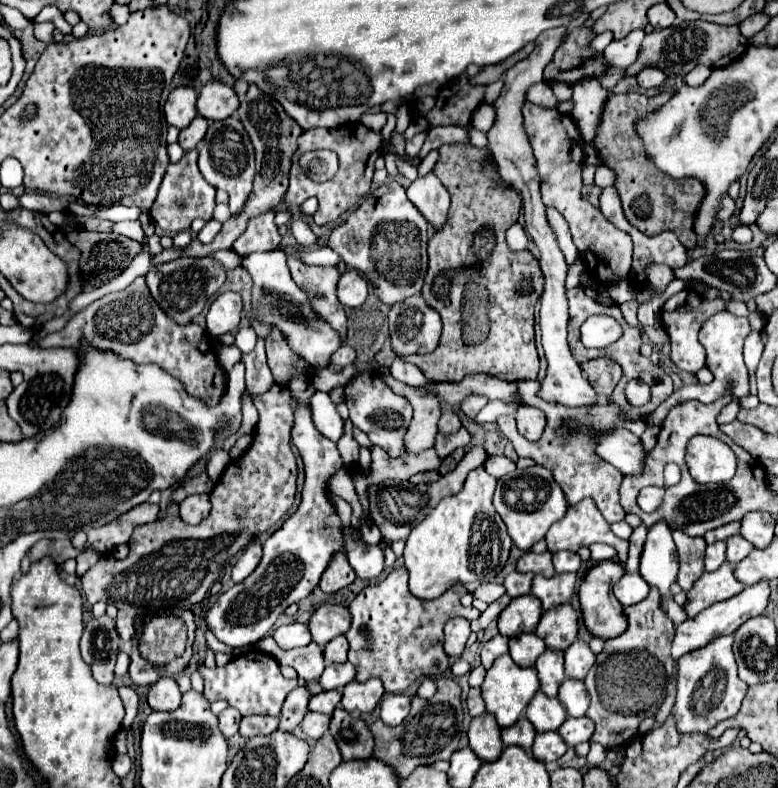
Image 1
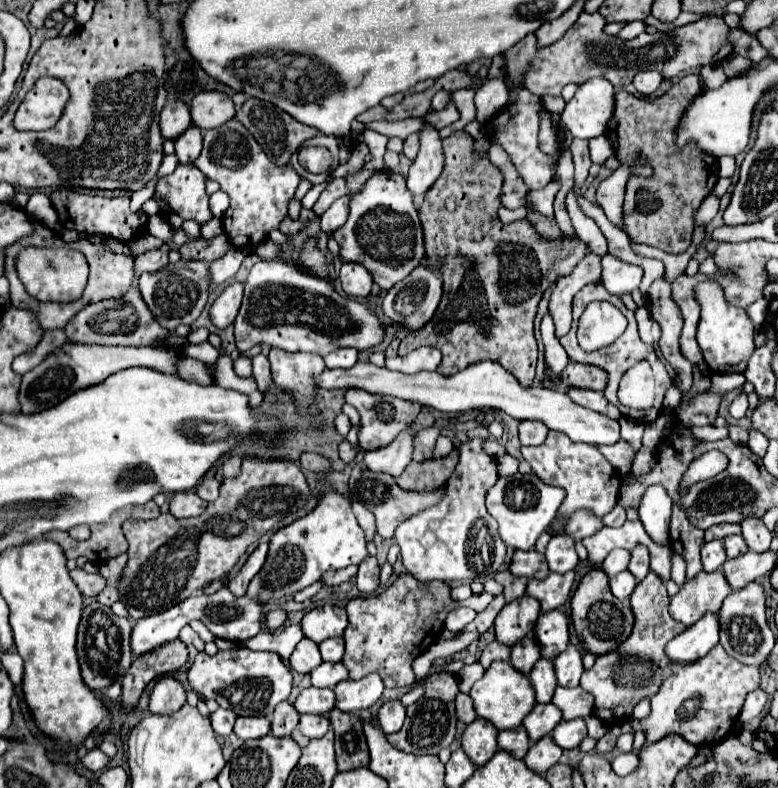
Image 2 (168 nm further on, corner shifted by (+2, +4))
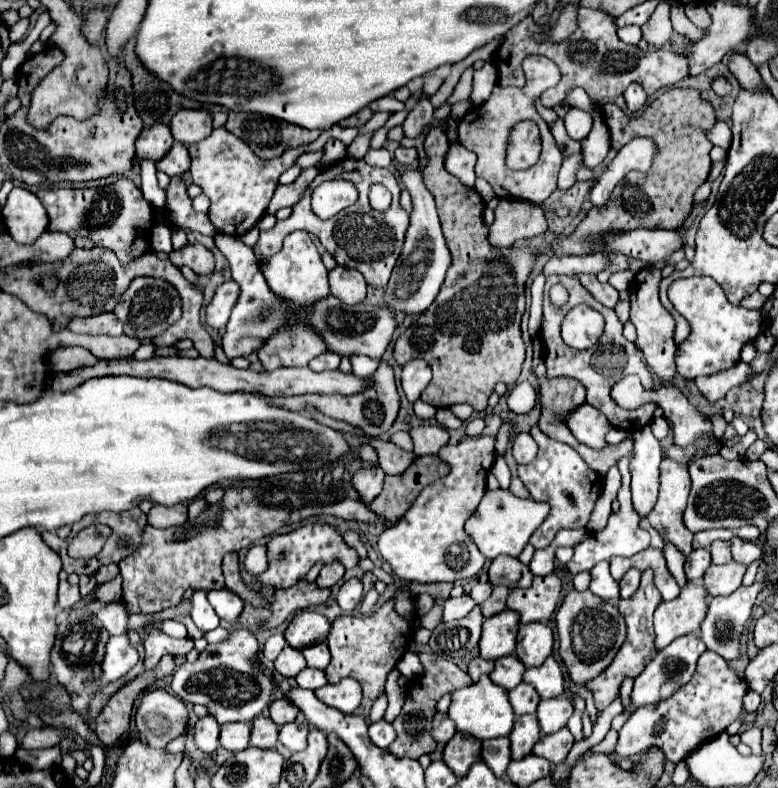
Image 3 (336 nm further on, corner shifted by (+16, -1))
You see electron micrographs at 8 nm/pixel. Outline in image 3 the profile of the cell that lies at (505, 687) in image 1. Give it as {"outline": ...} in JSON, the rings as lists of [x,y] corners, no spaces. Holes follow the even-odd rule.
{"outline":[[[482,676],[476,684],[452,692],[452,704],[448,708],[448,716],[454,720],[458,732],[472,734],[480,740],[508,736],[514,724],[514,712],[508,700],[508,692],[502,686],[496,686],[490,680],[490,676]]]}

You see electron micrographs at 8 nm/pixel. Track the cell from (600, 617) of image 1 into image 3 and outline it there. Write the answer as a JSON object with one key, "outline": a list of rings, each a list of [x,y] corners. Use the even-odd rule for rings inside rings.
{"outline":[[[568,590],[562,606],[556,612],[556,630],[560,636],[560,658],[574,684],[584,684],[588,678],[600,674],[616,656],[626,640],[626,624],[616,606],[598,598],[590,590]]]}

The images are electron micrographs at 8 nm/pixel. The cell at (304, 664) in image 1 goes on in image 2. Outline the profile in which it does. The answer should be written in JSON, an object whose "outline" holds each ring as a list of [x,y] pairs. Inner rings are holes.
{"outline":[[[302,639],[294,653],[290,655],[290,667],[292,671],[296,673],[310,673],[312,669],[316,669],[318,665],[322,663],[322,657],[320,657],[320,651],[318,651],[318,645],[312,643],[310,639]]]}

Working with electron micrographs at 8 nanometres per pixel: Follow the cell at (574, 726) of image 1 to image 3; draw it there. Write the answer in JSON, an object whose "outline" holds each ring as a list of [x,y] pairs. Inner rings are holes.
{"outline":[[[560,728],[558,732],[542,736],[536,742],[532,752],[536,752],[538,756],[542,756],[542,758],[546,758],[546,760],[550,760],[554,764],[562,764],[566,760],[566,756],[568,756],[572,744],[574,744],[574,736],[570,734],[570,730]]]}

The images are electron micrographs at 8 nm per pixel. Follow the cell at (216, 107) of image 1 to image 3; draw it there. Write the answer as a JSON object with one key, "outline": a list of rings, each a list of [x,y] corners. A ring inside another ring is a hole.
{"outline":[[[180,110],[170,122],[170,130],[174,140],[186,146],[200,142],[212,132],[212,114],[208,110]]]}

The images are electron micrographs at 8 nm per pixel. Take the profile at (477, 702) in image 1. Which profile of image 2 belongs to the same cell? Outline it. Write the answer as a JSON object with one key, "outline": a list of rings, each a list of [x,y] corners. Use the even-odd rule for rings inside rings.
{"outline":[[[460,693],[460,695],[456,697],[456,717],[468,725],[468,723],[472,723],[472,721],[476,719],[476,715],[474,715],[472,709],[474,709],[474,707],[472,707],[470,697],[464,695],[464,693]]]}

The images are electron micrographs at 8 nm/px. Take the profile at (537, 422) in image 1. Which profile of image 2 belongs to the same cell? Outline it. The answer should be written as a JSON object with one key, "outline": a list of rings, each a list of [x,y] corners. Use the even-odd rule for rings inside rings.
{"outline":[[[522,421],[520,423],[520,443],[522,445],[542,445],[546,441],[548,429],[540,421]]]}

